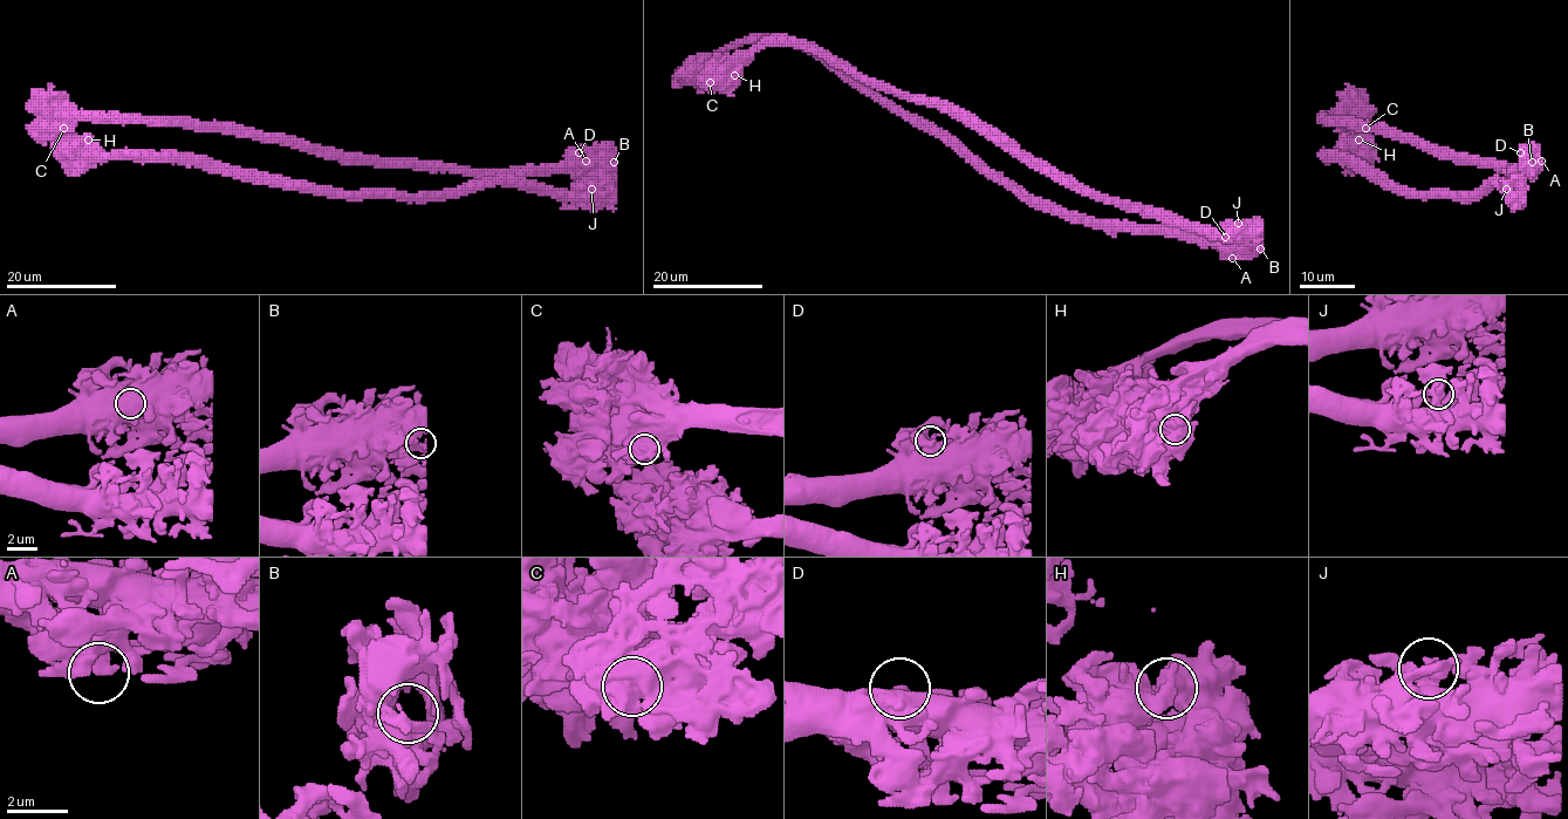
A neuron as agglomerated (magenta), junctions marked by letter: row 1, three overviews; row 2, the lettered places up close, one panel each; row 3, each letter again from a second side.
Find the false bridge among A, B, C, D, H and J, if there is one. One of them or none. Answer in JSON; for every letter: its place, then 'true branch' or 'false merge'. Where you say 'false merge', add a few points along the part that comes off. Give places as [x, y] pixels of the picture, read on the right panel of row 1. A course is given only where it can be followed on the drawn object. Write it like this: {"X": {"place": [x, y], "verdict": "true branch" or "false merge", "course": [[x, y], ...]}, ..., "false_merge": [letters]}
{"A": {"place": [1541, 161], "verdict": "true branch"}, "B": {"place": [1532, 162], "verdict": "true branch"}, "C": {"place": [1365, 128], "verdict": "false merge", "course": [[1365, 128], [1328, 156], [1349, 159], [1391, 186], [1472, 196], [1485, 184], [1498, 184], [1511, 196], [1515, 176]]}, "D": {"place": [1520, 152], "verdict": "true branch"}, "H": {"place": [1358, 140], "verdict": "true branch"}, "J": {"place": [1506, 189], "verdict": "true branch"}, "false_merge": ["C"]}

